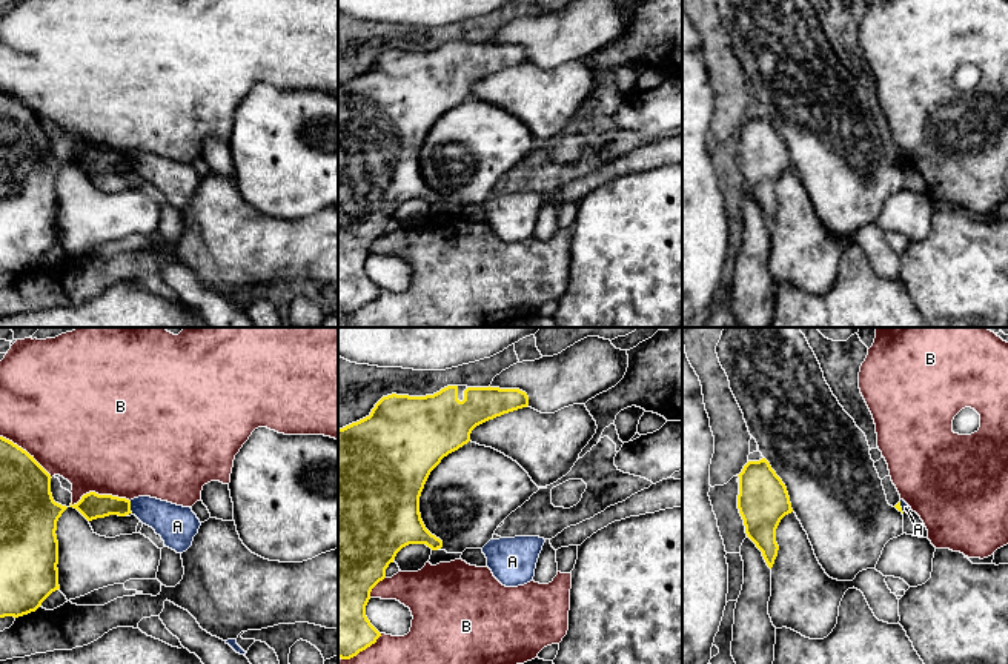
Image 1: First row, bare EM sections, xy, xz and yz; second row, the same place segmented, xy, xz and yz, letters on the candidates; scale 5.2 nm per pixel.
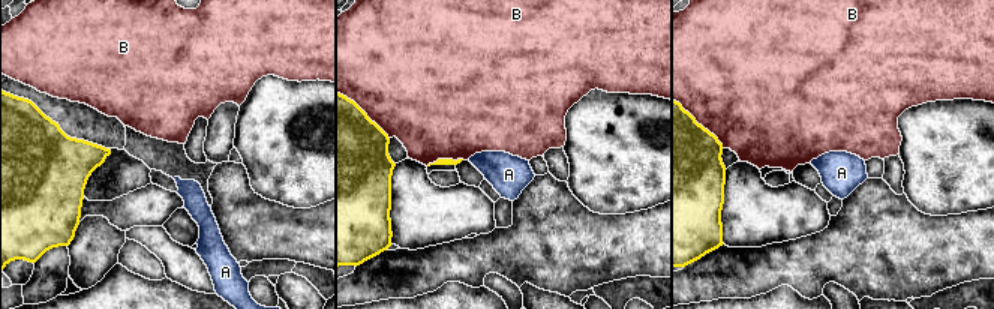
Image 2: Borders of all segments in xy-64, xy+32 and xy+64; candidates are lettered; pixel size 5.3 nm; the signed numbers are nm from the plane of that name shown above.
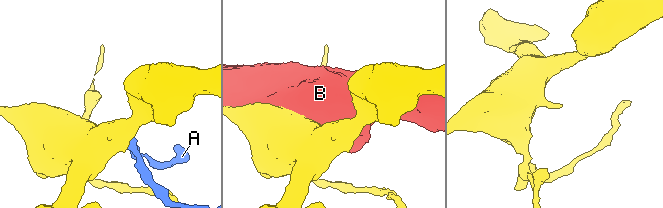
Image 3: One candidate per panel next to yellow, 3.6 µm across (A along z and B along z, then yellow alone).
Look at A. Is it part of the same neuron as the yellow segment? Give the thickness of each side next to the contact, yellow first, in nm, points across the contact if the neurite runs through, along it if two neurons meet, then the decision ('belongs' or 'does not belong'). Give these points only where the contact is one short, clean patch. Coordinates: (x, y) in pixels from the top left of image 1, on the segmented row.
140 nm thick on the yellow side, 190 nm on the other; border along xy (129, 501), (132, 512); does not belong

